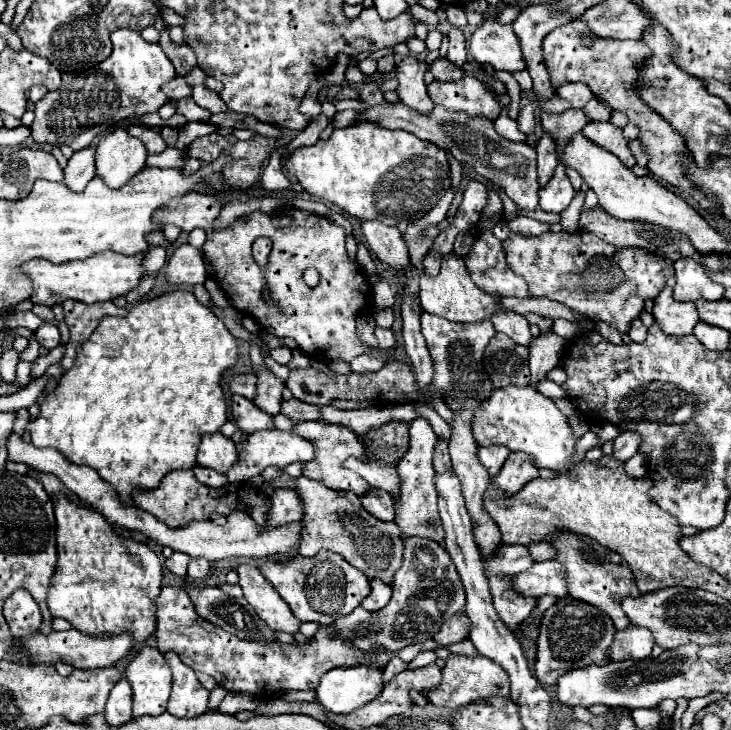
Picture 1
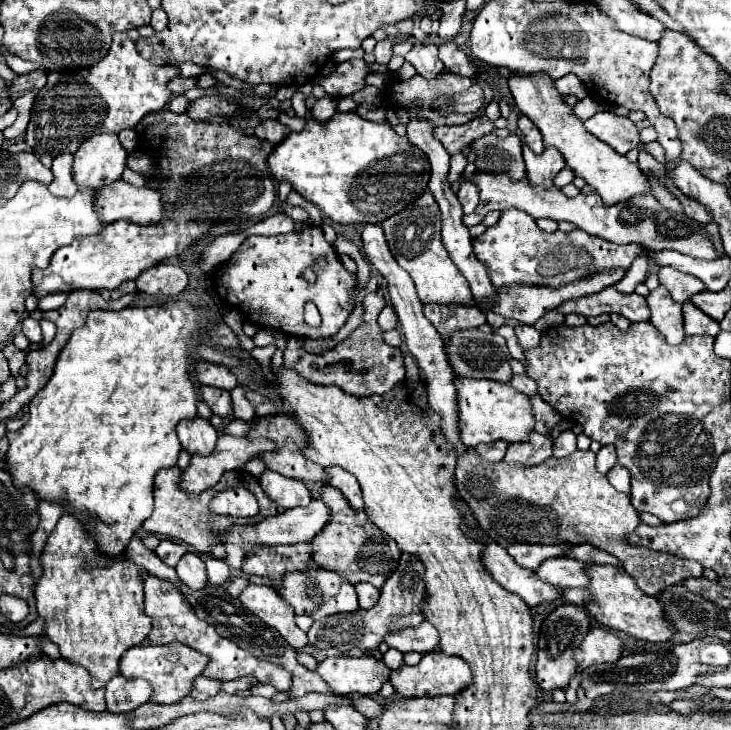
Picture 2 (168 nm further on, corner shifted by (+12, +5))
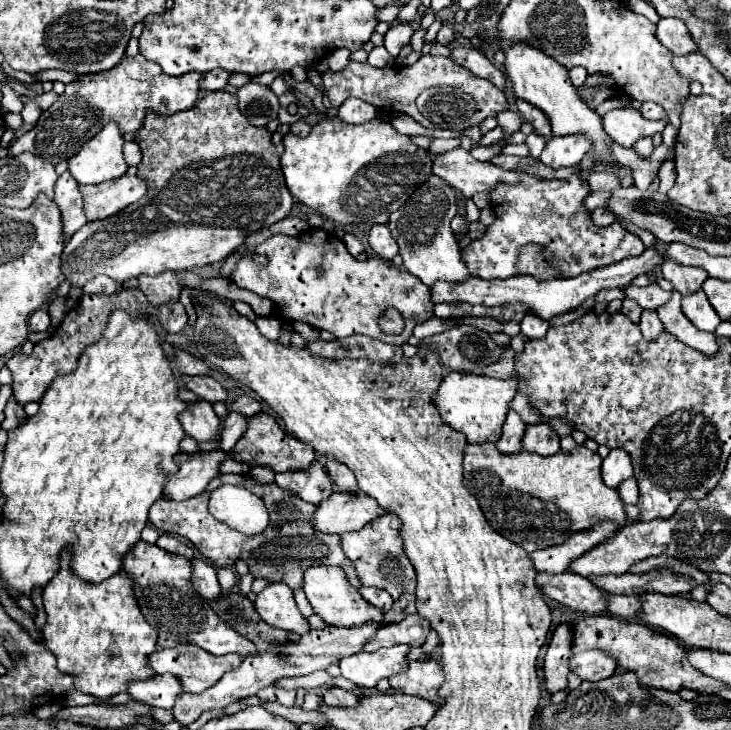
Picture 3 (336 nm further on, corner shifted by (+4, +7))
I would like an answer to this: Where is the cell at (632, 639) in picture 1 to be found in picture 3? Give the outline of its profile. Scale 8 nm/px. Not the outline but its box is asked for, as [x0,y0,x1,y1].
[570,649,616,681]

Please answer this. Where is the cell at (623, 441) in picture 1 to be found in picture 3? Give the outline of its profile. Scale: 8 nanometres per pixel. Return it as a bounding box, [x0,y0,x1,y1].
[602,449,632,487]

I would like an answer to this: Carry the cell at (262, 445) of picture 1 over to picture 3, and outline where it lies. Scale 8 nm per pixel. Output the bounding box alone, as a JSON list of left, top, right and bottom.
[164,449,228,501]

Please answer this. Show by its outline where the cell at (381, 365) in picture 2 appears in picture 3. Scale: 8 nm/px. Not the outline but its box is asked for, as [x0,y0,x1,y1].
[294,323,404,365]

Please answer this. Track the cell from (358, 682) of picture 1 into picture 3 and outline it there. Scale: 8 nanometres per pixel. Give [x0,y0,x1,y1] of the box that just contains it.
[340,645,408,689]

